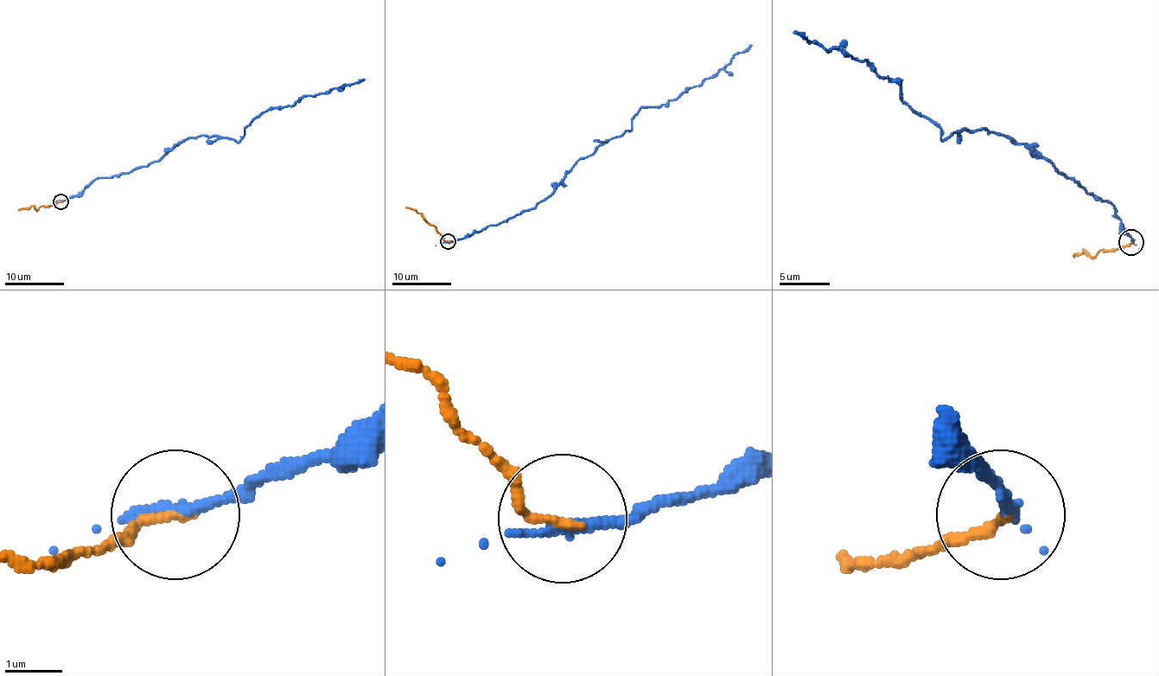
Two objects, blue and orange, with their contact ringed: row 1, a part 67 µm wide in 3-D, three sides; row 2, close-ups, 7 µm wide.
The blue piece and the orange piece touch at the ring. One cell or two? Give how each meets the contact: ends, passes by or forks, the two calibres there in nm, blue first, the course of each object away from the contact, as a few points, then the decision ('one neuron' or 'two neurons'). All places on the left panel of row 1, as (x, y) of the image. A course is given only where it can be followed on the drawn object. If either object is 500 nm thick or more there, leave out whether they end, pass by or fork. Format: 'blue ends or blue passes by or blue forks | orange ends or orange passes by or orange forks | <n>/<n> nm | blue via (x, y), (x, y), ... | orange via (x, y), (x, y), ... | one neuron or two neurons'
blue passes by | orange ends | 170/170 nm | blue via (61, 201), (98, 178), (157, 162), (189, 138), (238, 141), (255, 119), (270, 110), (364, 79) | orange via (61, 201), (37, 209), (33, 206), (18, 211) | two neurons

